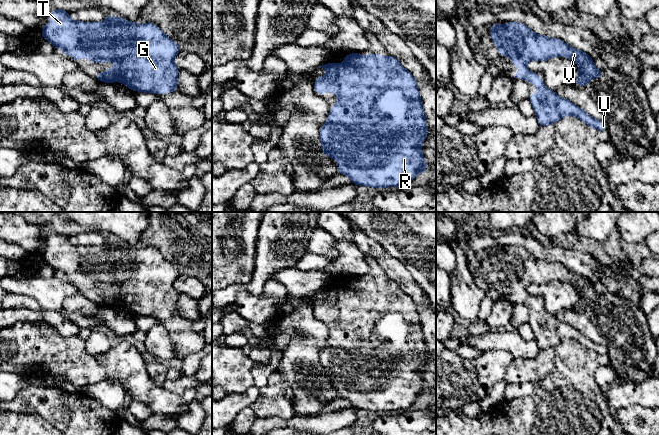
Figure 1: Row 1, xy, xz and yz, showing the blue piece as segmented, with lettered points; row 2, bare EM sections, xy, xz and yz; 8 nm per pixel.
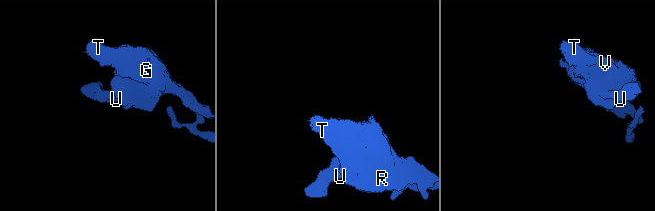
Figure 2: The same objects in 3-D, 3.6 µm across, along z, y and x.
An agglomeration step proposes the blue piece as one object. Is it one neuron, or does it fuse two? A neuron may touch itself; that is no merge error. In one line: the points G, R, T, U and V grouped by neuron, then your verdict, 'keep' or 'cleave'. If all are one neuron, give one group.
G R T U V | keep

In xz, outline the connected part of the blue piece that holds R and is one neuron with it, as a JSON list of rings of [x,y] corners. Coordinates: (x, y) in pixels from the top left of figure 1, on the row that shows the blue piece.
[[[352,53],[346,55],[341,64],[328,63],[321,67],[327,71],[327,75],[316,78],[315,92],[339,94],[335,99],[337,105],[331,108],[326,123],[320,127],[323,154],[337,159],[338,172],[347,175],[358,186],[409,186],[418,173],[428,168],[424,162],[424,153],[420,151],[424,147],[428,127],[415,78],[396,58],[377,54],[363,56]]]

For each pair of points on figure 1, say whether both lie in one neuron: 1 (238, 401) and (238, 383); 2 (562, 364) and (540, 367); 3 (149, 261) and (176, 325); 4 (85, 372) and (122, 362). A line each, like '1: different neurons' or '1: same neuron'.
1: different neurons
2: different neurons
3: same neuron
4: different neurons

